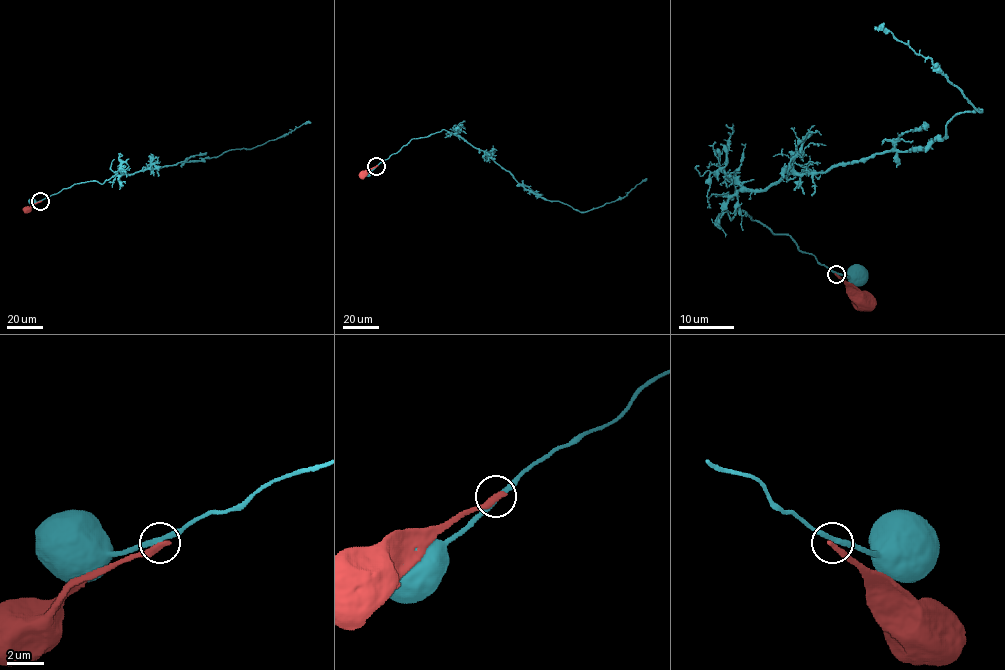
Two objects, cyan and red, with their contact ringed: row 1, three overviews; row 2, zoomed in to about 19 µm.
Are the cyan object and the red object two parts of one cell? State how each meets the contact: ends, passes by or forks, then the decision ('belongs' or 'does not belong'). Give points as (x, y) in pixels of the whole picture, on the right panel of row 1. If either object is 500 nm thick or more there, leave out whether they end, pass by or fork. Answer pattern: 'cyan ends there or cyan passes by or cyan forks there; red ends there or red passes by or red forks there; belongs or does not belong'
cyan passes by; red ends there; does not belong

